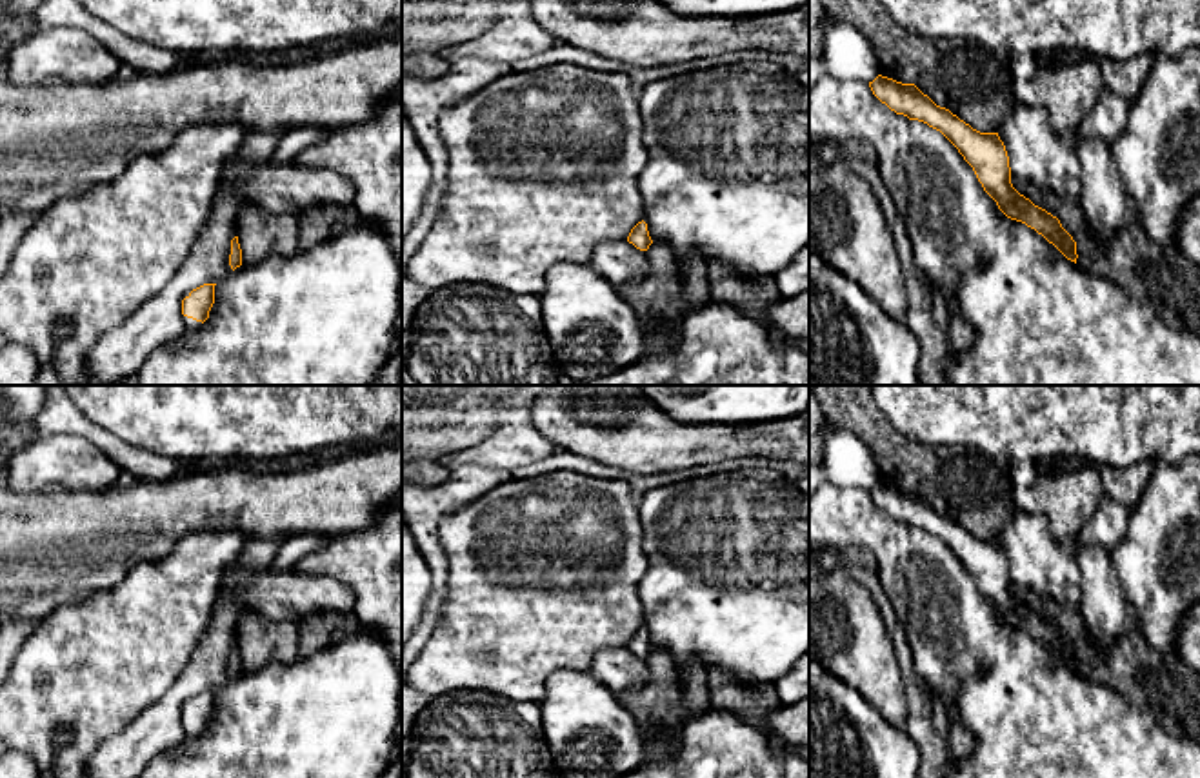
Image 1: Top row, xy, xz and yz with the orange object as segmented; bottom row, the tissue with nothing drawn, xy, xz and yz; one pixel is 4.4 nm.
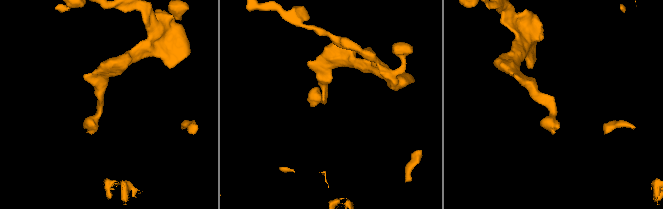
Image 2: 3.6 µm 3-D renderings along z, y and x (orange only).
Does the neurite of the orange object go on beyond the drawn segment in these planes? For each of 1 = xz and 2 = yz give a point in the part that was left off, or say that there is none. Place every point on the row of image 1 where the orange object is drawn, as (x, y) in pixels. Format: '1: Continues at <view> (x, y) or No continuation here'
1: No continuation here
2: No continuation here

